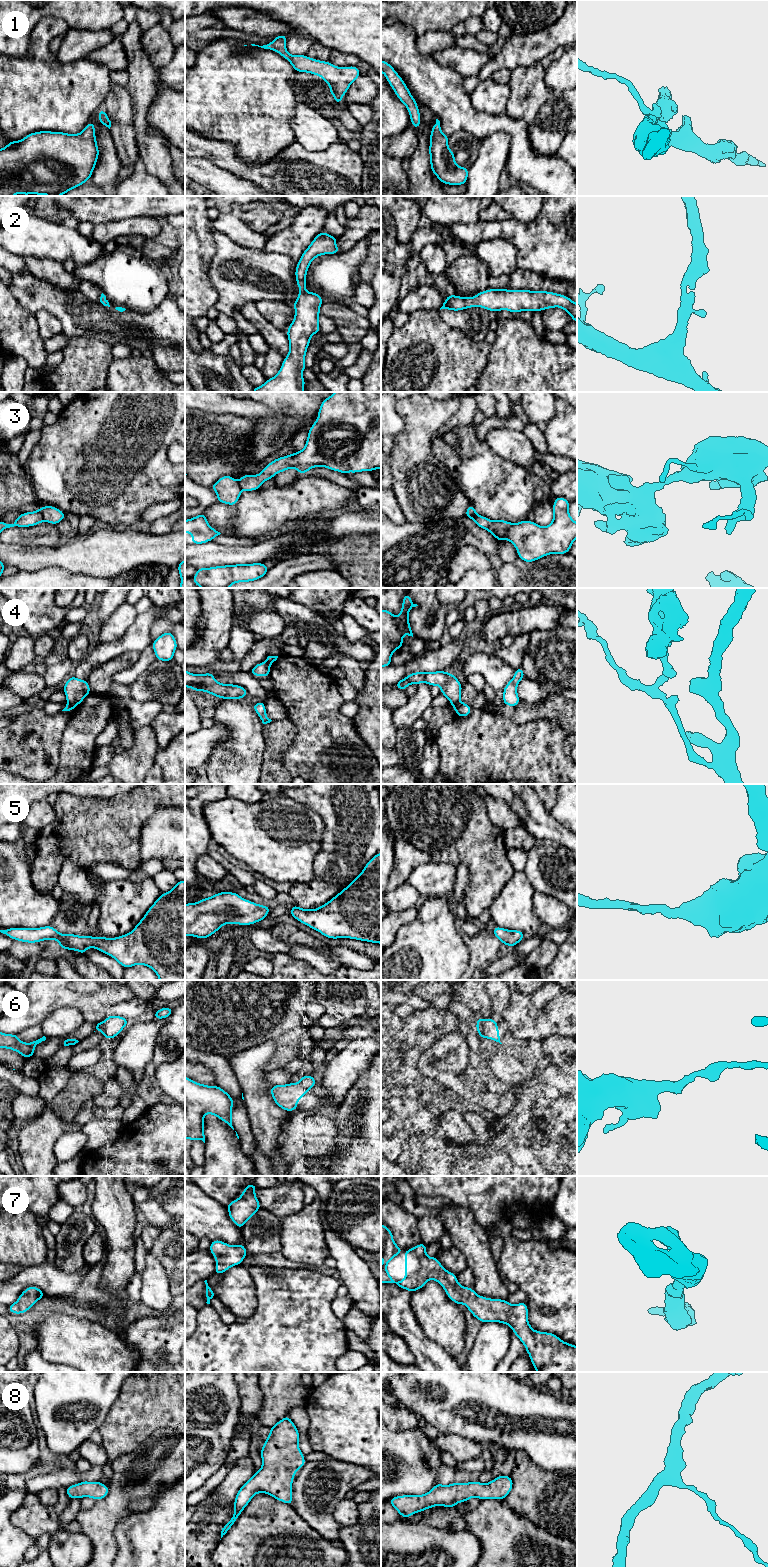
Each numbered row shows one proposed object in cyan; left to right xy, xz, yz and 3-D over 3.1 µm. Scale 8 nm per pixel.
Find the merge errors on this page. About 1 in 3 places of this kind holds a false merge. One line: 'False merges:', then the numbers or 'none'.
False merges: 3, 4, 6

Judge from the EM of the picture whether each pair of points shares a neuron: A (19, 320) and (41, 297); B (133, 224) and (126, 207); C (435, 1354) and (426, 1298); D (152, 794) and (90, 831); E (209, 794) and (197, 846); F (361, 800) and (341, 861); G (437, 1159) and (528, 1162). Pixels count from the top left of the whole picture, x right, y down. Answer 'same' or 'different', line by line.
A: different
B: different
C: different
D: same
E: same
F: same
G: same

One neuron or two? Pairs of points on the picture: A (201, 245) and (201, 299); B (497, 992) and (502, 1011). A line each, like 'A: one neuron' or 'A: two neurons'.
A: one neuron
B: one neuron

